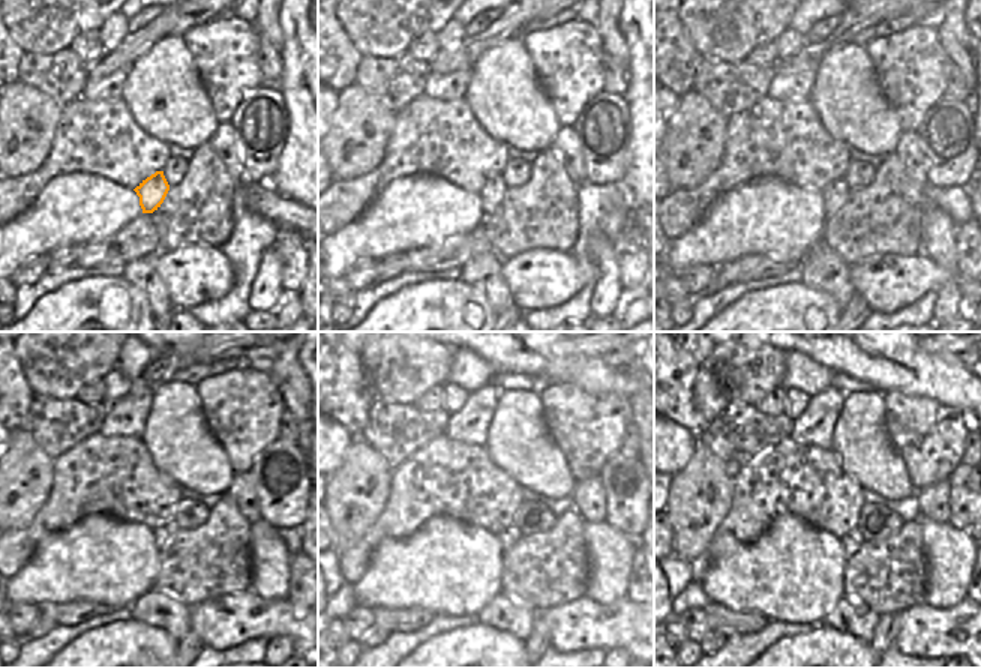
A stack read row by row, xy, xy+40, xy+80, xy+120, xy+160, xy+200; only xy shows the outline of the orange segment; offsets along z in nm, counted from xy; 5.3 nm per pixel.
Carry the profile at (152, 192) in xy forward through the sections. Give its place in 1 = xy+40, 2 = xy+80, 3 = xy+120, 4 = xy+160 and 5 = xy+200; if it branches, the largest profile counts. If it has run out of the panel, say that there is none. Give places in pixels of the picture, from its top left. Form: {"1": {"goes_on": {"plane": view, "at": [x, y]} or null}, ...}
{"1": {"goes_on": {"plane": "xy+40", "at": [491, 194]}}, "2": {"goes_on": {"plane": "xy+80", "at": [834, 195]}}, "3": {"goes_on": {"plane": "xy+120", "at": [162, 535]}}, "4": {"goes_on": {"plane": "xy+160", "at": [510, 535]}}, "5": {"goes_on": {"plane": "xy+200", "at": [852, 541]}}}

